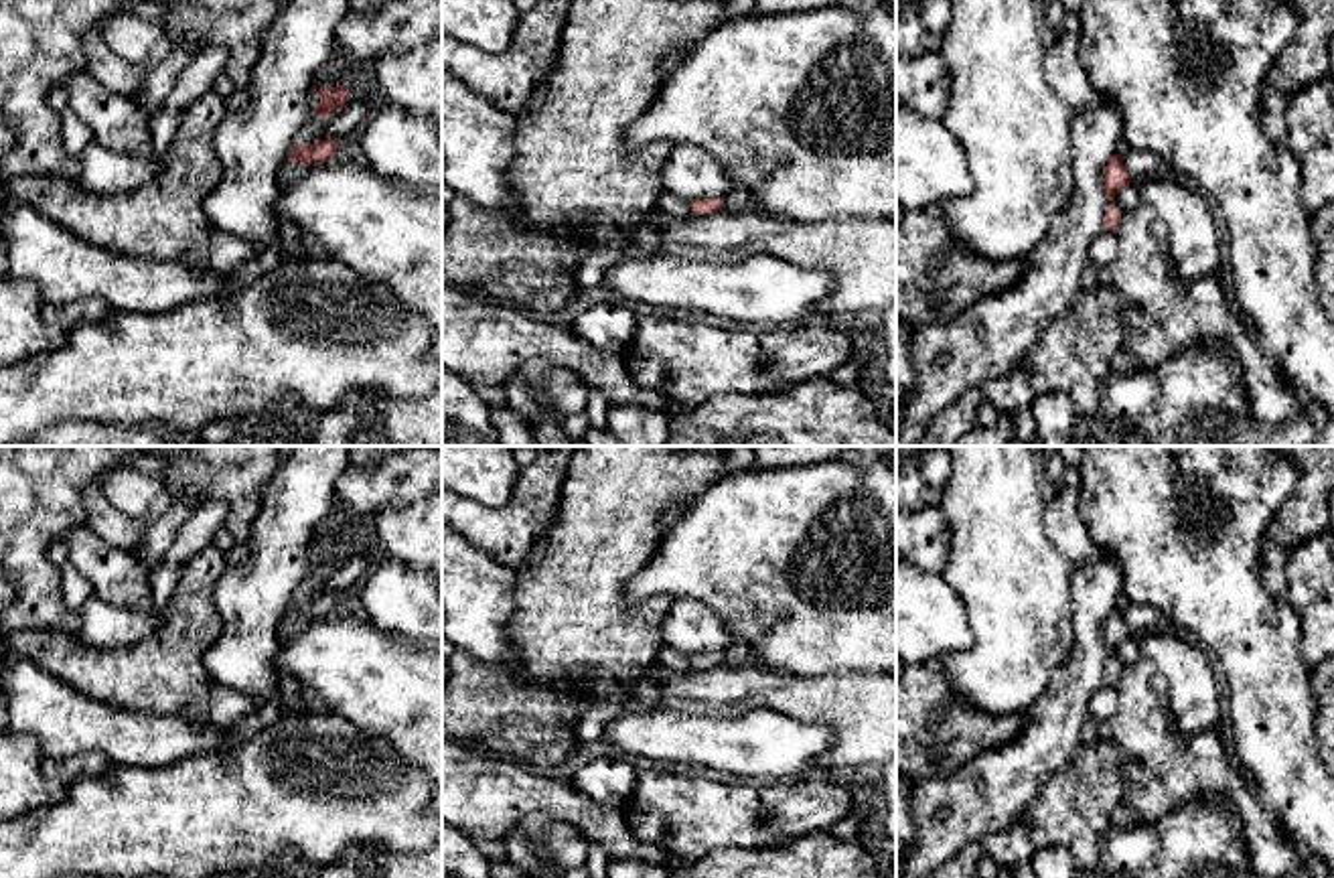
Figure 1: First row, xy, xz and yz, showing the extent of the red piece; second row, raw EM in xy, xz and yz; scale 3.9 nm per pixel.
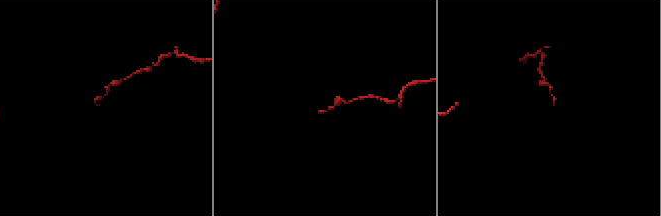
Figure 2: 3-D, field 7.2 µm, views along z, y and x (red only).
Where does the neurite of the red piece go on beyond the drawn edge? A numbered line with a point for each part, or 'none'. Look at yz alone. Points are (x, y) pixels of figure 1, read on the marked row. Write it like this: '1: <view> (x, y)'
none

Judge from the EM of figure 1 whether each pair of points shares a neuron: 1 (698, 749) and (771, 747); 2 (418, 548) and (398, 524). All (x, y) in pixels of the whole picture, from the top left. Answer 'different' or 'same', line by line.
1: same
2: same

